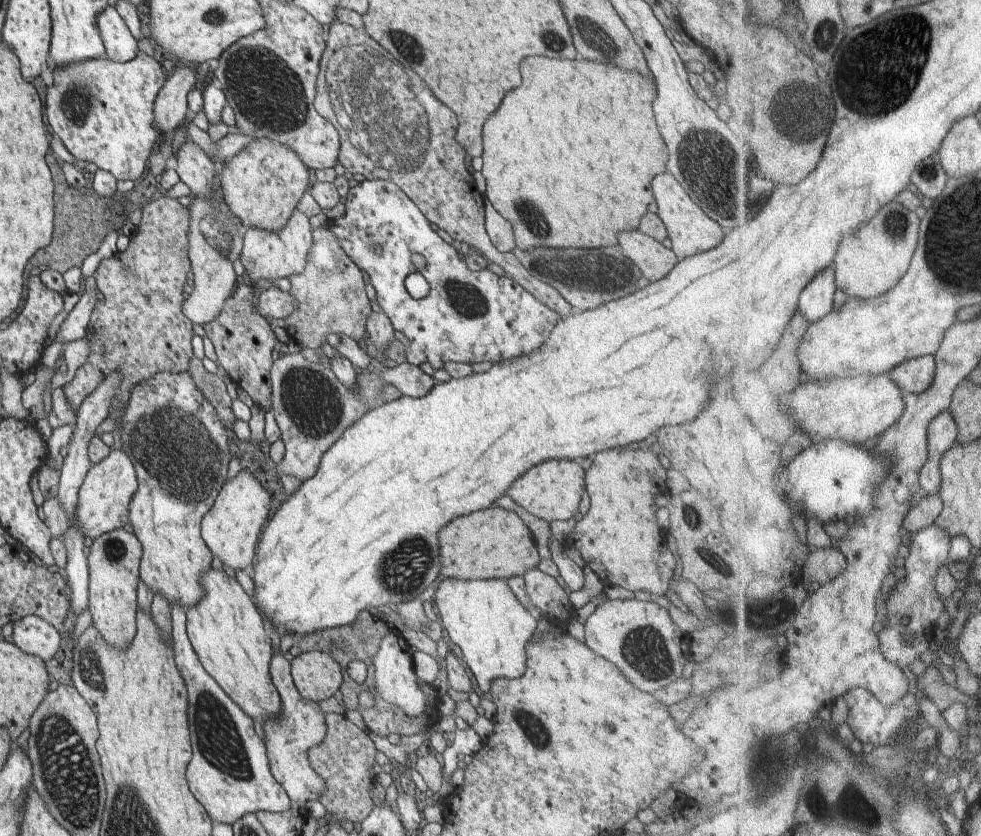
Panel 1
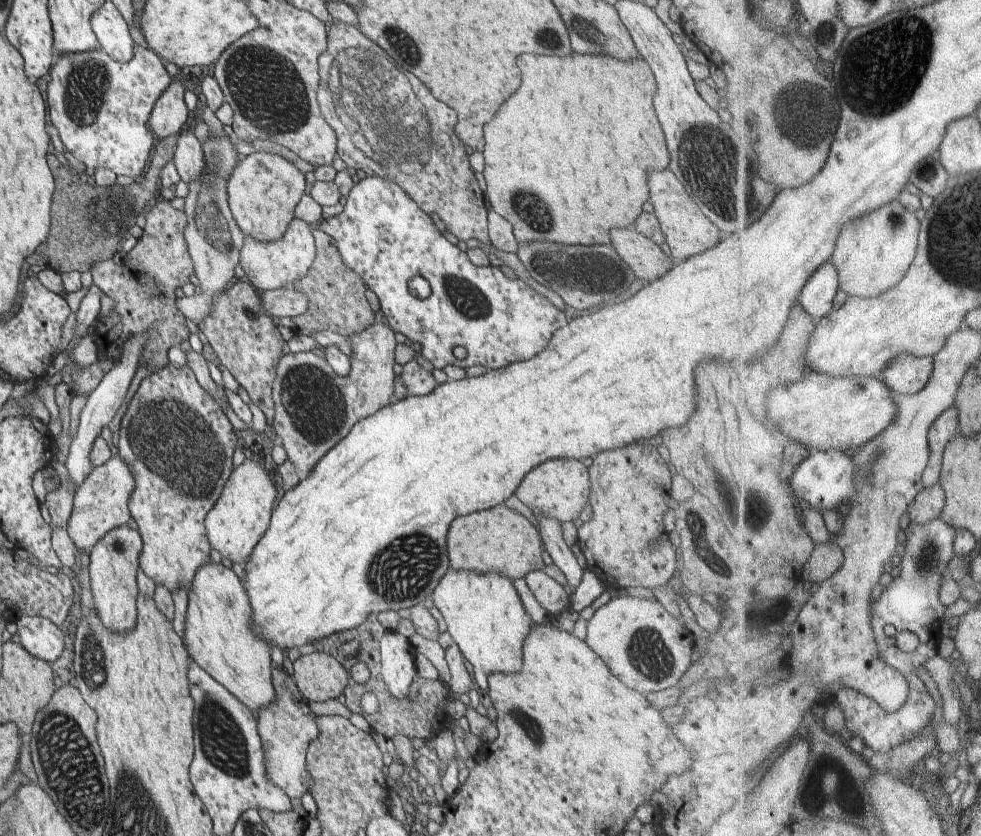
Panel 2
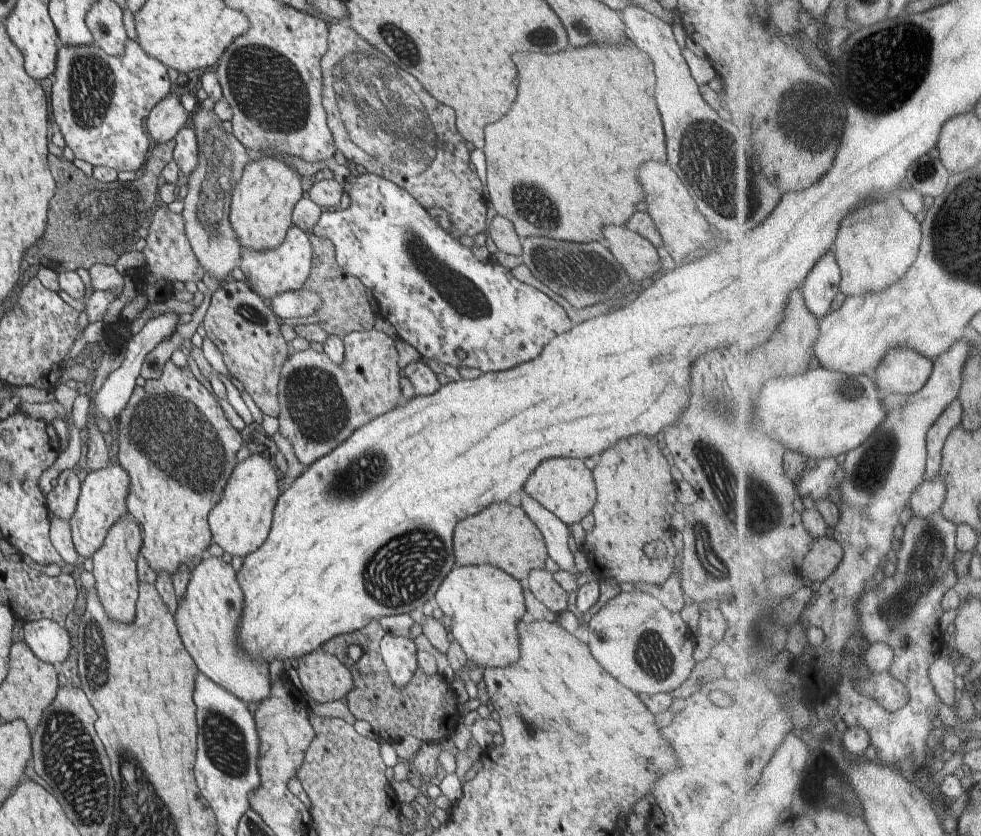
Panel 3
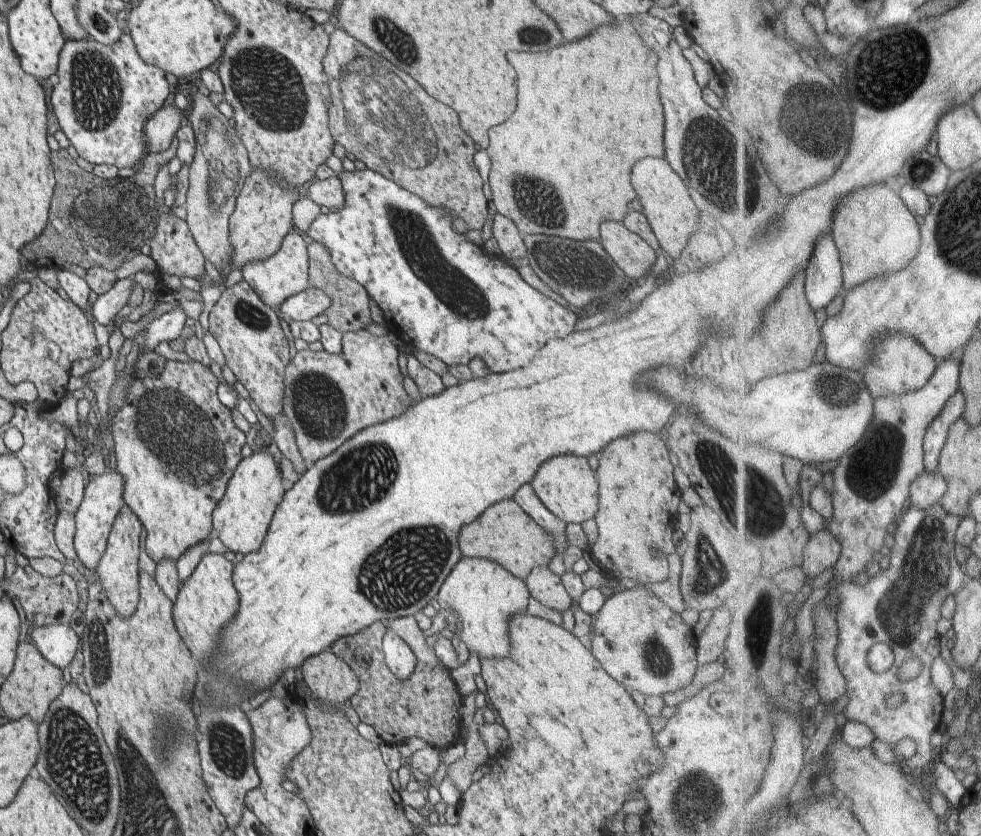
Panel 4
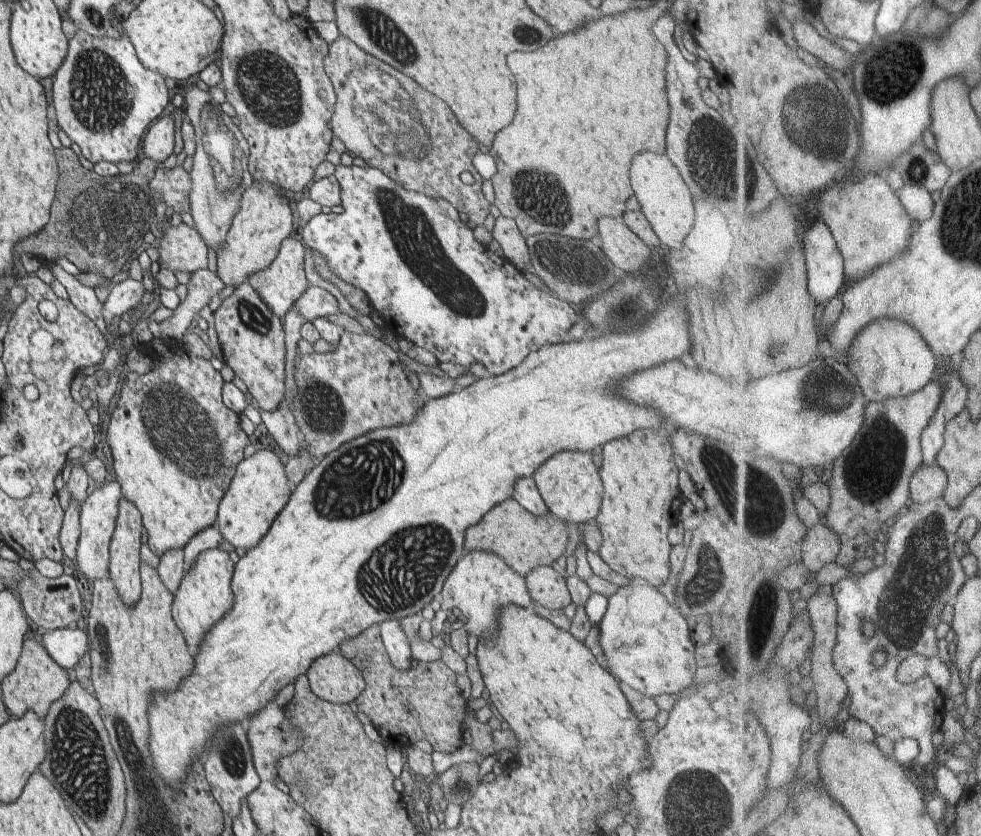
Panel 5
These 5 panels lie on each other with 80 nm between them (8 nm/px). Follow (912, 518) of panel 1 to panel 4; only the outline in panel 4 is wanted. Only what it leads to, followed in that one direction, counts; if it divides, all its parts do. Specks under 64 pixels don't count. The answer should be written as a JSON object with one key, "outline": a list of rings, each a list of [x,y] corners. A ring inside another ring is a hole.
{"outline":[[[938,469],[923,472],[912,487],[911,505],[928,508],[943,500],[944,495],[950,490],[951,484],[948,477]]]}

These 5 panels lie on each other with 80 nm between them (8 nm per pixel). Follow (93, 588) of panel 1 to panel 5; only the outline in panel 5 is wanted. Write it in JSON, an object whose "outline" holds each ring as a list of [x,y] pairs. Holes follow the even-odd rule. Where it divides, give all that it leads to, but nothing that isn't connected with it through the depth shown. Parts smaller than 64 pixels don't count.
{"outline":[[[122,498],[119,504],[119,514],[115,523],[114,533],[110,542],[110,562],[108,562],[108,576],[114,582],[114,588],[120,596],[120,600],[126,606],[134,606],[141,596],[141,558],[140,548],[142,545],[142,516],[130,500]]]}

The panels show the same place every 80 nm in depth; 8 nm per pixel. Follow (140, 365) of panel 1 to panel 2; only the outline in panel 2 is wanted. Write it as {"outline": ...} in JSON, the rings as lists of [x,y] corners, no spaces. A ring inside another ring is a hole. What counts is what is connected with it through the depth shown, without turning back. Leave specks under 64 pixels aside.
{"outline":[[[156,199],[147,208],[146,226],[138,243],[128,254],[125,267],[109,260],[100,261],[91,265],[93,282],[115,302],[114,310],[107,318],[98,318],[98,325],[92,338],[96,341],[99,358],[96,363],[83,368],[74,376],[72,385],[74,394],[90,394],[102,380],[102,377],[111,369],[110,362],[101,361],[101,358],[120,358],[123,344],[134,335],[144,333],[149,339],[143,348],[142,363],[150,363],[155,370],[170,364],[168,350],[180,347],[184,340],[188,340],[190,332],[186,327],[185,316],[176,306],[175,290],[190,282],[195,270],[185,239],[187,216],[184,211],[176,210],[170,201]]]}

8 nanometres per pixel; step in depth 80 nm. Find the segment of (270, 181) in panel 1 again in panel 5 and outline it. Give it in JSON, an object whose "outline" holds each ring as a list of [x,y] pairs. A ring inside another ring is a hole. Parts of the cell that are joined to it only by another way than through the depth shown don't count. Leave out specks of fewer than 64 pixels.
{"outline":[[[254,179],[241,196],[241,206],[234,216],[222,250],[218,250],[218,278],[236,289],[254,272],[266,270],[280,251],[282,242],[293,234],[294,222],[286,189]]]}

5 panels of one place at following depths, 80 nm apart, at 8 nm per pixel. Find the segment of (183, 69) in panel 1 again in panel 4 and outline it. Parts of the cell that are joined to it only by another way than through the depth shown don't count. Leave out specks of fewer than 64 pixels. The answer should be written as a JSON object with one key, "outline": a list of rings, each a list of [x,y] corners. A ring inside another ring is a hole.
{"outline":[[[176,106],[160,107],[146,122],[145,135],[149,154],[167,151],[186,116]]]}

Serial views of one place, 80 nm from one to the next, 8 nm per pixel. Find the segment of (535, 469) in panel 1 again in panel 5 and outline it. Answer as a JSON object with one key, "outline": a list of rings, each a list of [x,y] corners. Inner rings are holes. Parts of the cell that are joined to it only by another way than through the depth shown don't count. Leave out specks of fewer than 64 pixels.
{"outline":[[[557,452],[534,472],[533,480],[549,512],[567,524],[594,522],[601,511],[605,488],[591,452]]]}

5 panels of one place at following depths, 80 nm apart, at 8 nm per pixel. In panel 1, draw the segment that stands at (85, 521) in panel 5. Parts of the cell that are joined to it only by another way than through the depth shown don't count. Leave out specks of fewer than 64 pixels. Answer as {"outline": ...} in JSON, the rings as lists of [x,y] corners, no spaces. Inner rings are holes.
{"outline":[[[122,448],[111,452],[104,460],[92,464],[78,491],[75,508],[75,516],[84,536],[90,536],[94,540],[114,529],[126,526],[129,522],[129,504],[138,485],[132,461]]]}

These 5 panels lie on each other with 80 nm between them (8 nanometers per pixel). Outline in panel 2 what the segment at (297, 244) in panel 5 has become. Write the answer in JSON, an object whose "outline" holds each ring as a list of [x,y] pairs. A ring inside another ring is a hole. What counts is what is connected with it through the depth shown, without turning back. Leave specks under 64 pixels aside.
{"outline":[[[293,218],[284,236],[271,243],[245,237],[239,263],[254,288],[273,291],[288,286],[290,282],[296,283],[306,277],[313,265],[315,254],[316,245],[312,230],[303,220]]]}

